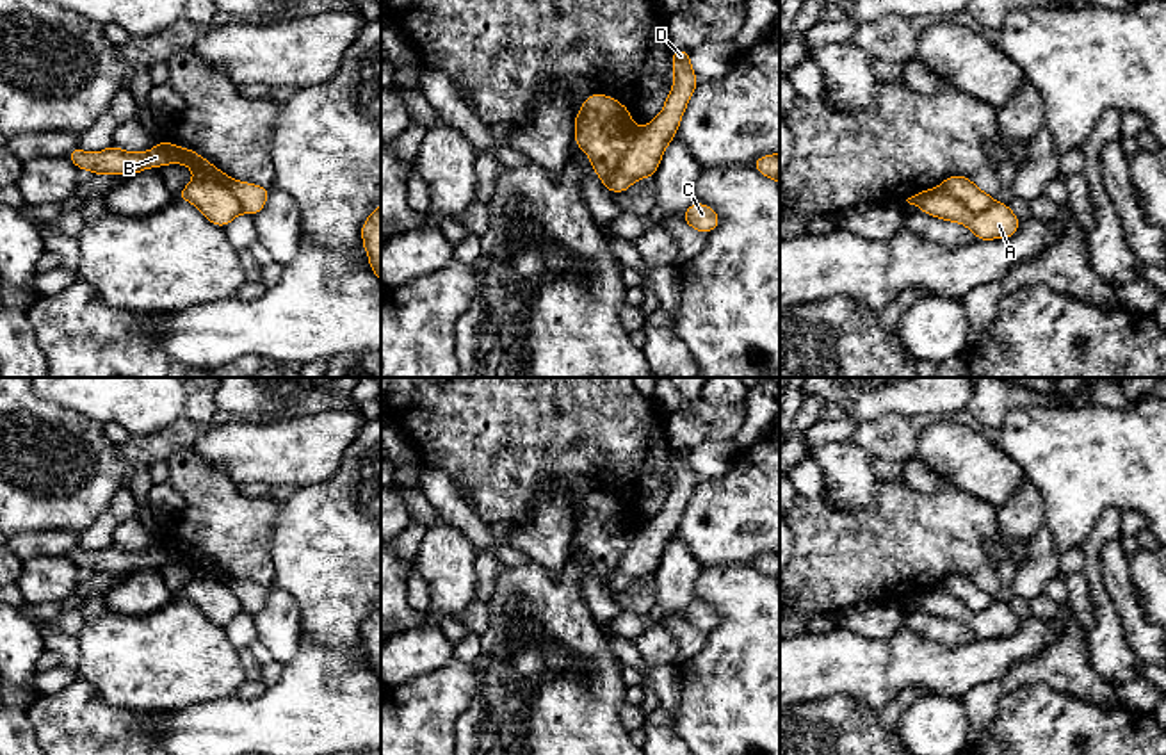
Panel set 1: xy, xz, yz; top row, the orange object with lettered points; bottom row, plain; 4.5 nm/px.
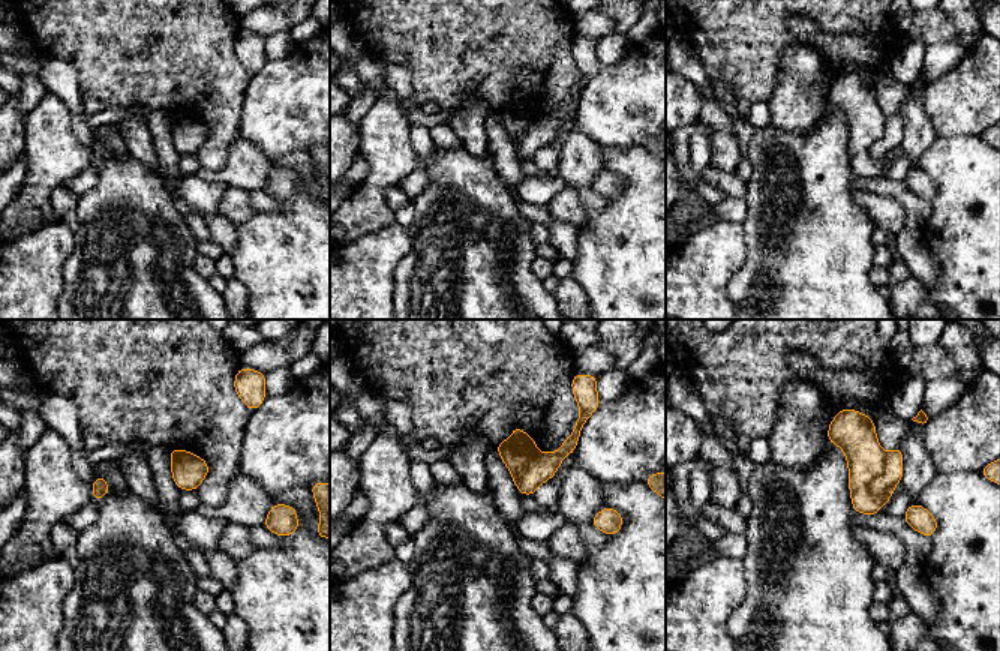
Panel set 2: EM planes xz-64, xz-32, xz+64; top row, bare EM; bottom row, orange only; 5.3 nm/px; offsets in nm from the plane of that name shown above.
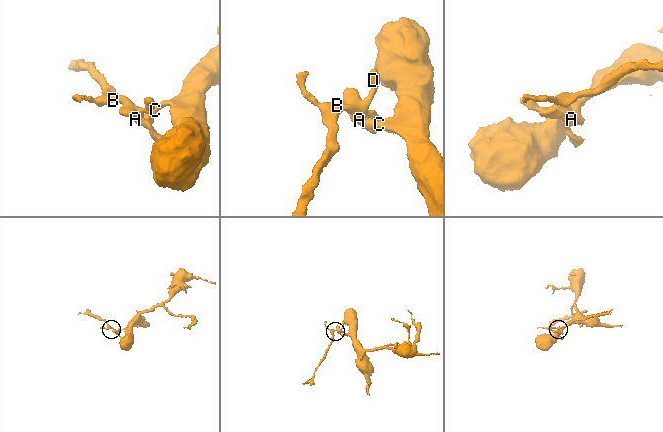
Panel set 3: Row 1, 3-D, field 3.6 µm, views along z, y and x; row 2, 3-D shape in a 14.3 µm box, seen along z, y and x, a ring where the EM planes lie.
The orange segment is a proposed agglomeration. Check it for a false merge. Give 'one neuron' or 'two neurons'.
two neurons

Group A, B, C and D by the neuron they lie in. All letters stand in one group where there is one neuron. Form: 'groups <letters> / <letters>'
groups A C / B D

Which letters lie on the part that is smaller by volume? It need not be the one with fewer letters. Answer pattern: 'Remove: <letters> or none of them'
Remove: B, D

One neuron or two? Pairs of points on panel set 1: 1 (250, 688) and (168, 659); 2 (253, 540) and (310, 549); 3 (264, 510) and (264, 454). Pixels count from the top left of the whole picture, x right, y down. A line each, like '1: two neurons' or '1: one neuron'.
1: two neurons
2: two neurons
3: two neurons

